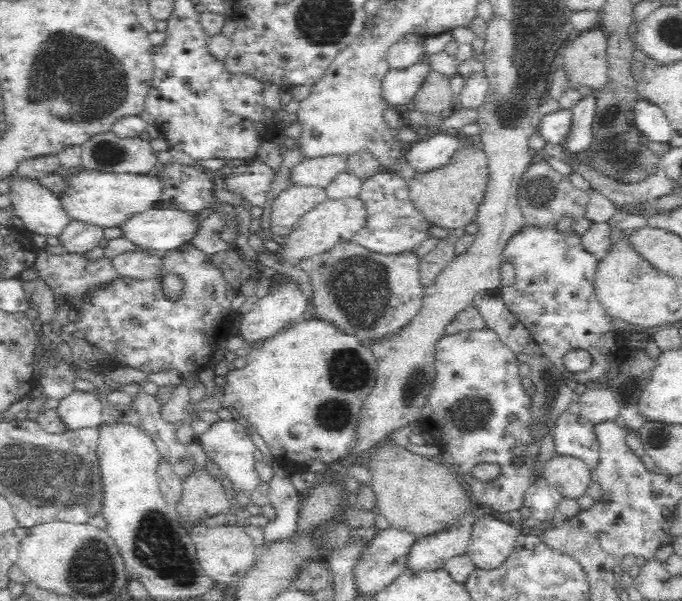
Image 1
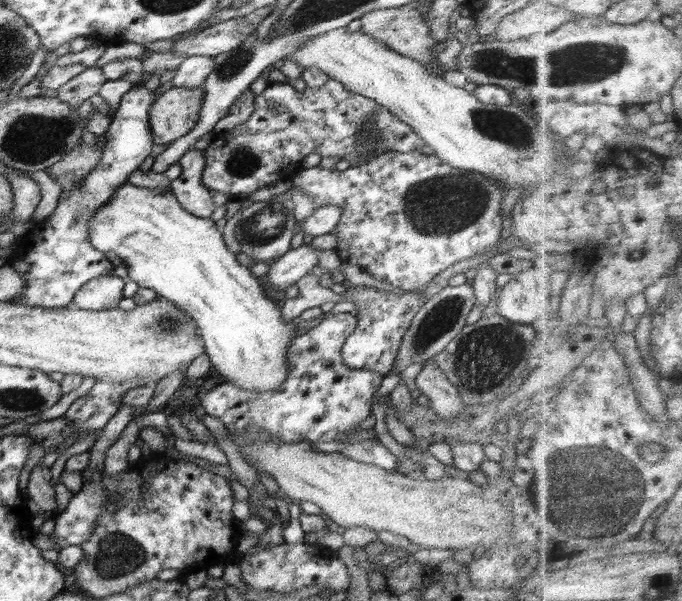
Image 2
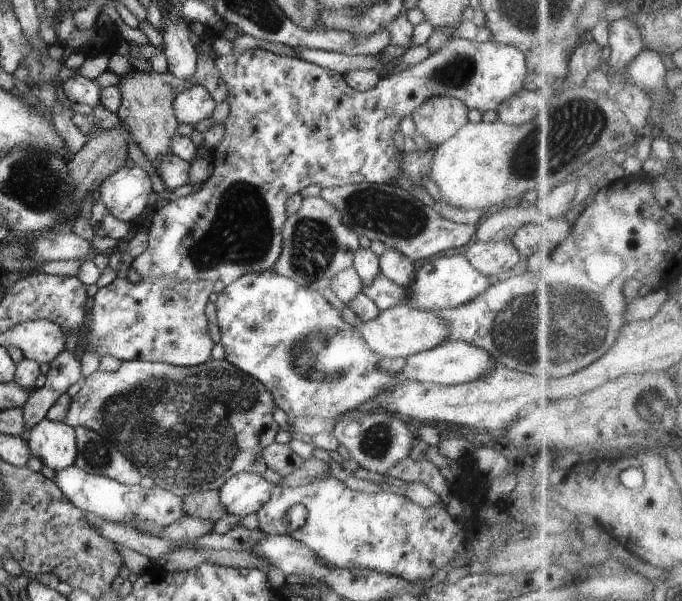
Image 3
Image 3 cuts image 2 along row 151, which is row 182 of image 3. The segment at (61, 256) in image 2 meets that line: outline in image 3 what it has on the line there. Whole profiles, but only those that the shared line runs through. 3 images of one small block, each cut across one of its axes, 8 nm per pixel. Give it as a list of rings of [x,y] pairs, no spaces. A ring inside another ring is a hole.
[[[138,164],[133,168],[119,168],[102,181],[98,190],[99,201],[118,220],[138,223],[151,208],[148,198],[153,191],[152,182]]]

